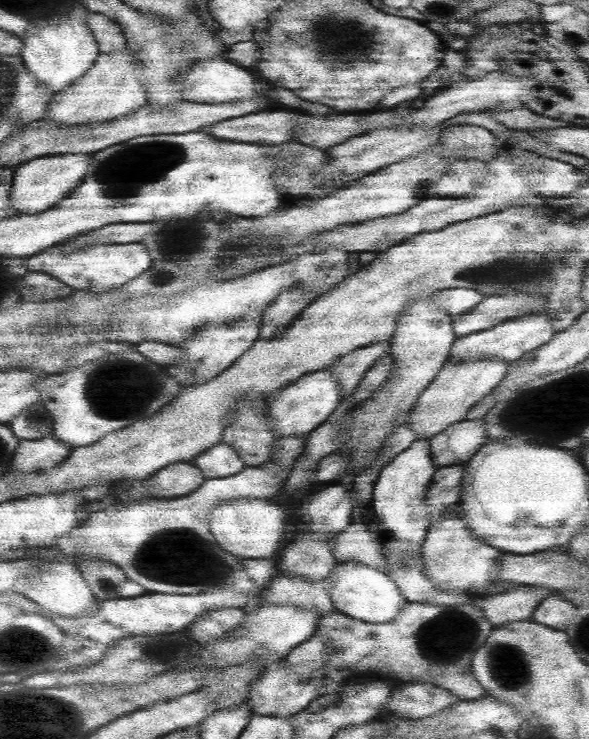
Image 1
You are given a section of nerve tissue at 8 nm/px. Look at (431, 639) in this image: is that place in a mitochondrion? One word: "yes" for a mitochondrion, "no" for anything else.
yes

